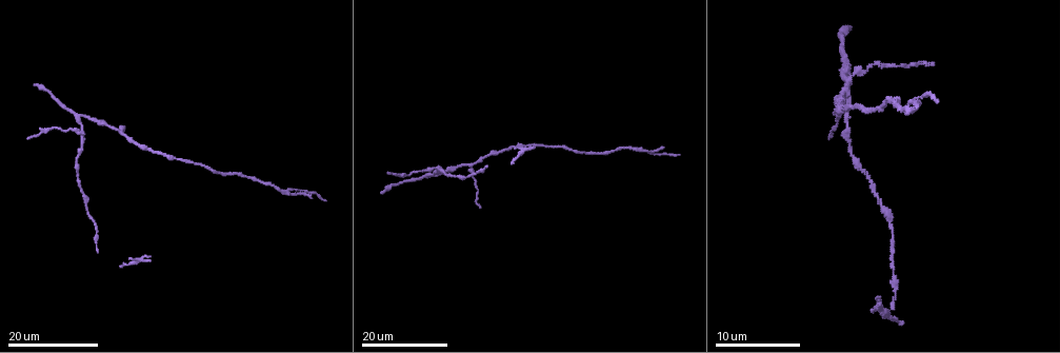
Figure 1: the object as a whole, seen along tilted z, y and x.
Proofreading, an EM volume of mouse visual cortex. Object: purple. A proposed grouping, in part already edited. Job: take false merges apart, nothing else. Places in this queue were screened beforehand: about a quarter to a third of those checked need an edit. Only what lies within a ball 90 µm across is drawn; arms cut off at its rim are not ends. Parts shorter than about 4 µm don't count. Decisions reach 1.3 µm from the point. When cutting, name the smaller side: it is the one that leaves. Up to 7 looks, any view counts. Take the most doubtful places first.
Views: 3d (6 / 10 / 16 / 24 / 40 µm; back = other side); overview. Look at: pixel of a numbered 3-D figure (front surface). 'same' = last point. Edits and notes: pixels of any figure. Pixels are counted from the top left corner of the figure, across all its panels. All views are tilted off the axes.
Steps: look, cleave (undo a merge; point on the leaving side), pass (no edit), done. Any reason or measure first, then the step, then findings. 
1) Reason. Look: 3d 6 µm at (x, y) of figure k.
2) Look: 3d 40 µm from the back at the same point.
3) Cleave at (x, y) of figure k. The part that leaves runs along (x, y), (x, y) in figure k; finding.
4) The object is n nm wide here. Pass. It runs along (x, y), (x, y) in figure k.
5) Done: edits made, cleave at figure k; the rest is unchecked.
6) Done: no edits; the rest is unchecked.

Arms part here. Look: 3d 16 µm at (82, 135) of figure 1.

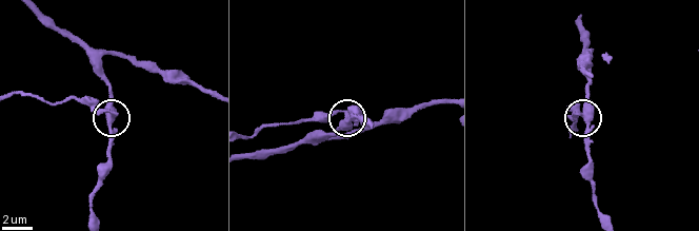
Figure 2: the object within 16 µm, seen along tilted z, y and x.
Look: 3d 6 µm at (585, 115) of figure 2.

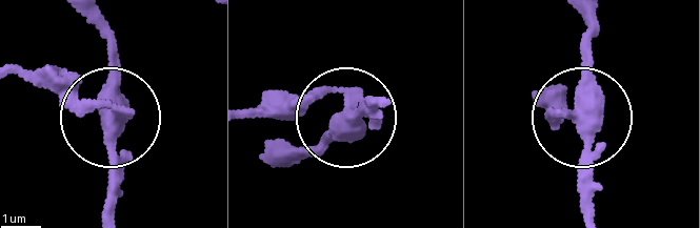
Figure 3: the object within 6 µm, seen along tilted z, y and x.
Cleave at (64, 87) of figure 3. The part that leaves runs along (351, 102), (322, 86), (248, 110) in figure 3; a second neuron is stuck on.

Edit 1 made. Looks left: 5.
Three-way junction. Look: 3d 16 µm at (426, 174) of figure 1.

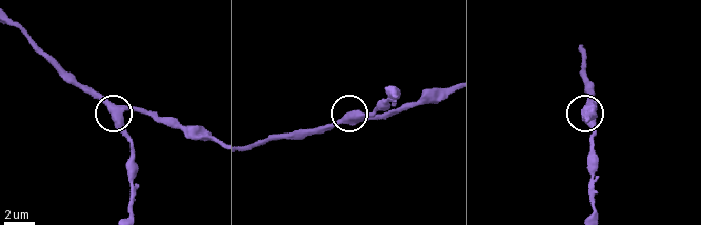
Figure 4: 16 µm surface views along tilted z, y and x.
Look: 3d 6 µm at (349, 120) of figure 4.

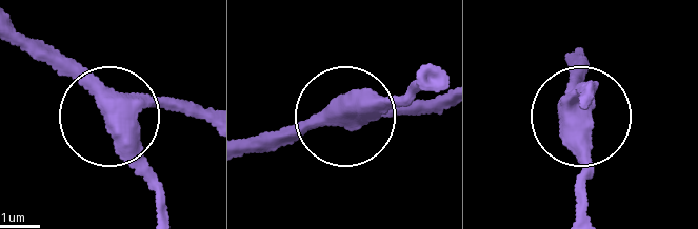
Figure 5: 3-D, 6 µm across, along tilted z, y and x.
The object is 450 nm wide here. Pass. It runs along (205, 121), (102, 106), (45, 49) in figure 5; one neuron here.

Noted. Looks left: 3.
Three arms meet. Look: 3d 24 µm at (473, 167) of figure 1.

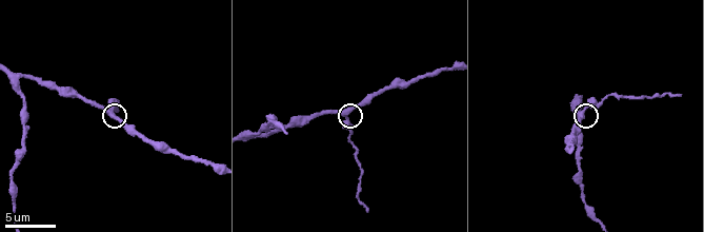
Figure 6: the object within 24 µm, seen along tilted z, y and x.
Look: 3d 6 µm at (345, 115) of figure 6.

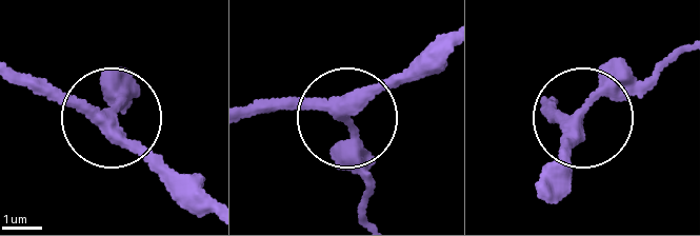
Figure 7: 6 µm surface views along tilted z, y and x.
Pass. It runs along (548, 101), (571, 116), (635, 90), (681, 50) in figure 7; all the same neuron.

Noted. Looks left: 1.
Done: edits made, cleave at figure 3; the rest is unchecked.

